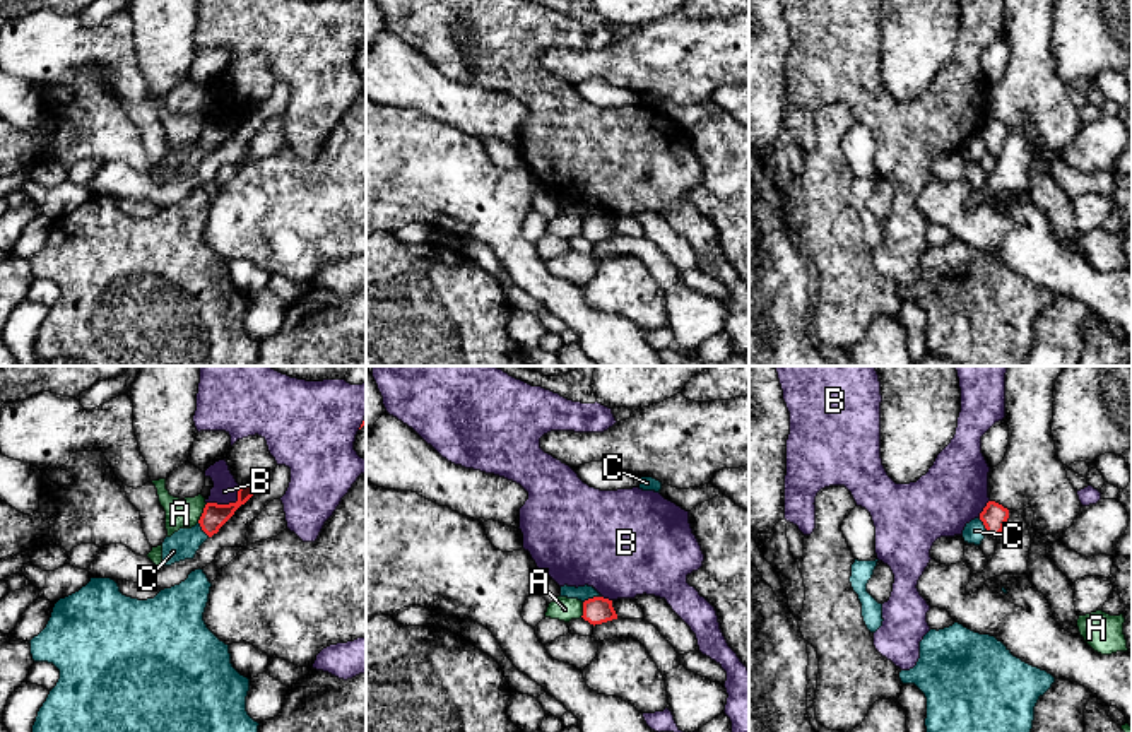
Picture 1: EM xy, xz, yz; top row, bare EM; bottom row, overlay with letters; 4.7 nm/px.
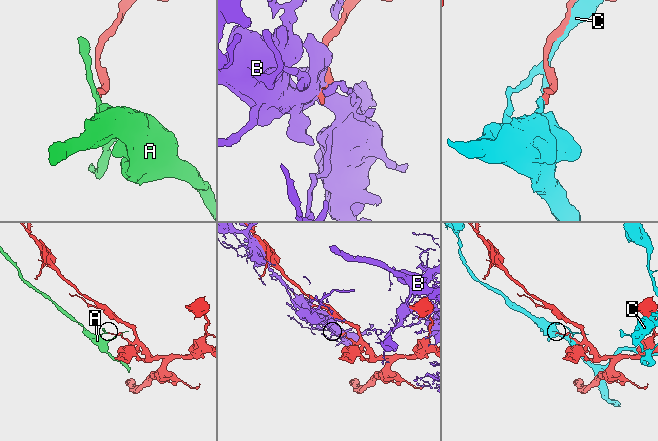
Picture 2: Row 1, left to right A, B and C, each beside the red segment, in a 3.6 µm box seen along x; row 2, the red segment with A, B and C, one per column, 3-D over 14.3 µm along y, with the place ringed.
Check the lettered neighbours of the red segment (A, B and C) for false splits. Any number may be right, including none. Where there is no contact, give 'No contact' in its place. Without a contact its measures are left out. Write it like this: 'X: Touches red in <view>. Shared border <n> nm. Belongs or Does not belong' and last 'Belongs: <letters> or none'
A: Touches red in xy. Shared border 110 nm. Does not belong
B: Touches red in xy. Shared border 180 nm. Does not belong
C: Touches red in xz. Shared border 90 nm. Does not belong
Belongs: none

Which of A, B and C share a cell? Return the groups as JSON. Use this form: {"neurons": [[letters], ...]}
{"neurons": [["A"], ["B"], ["C"]]}

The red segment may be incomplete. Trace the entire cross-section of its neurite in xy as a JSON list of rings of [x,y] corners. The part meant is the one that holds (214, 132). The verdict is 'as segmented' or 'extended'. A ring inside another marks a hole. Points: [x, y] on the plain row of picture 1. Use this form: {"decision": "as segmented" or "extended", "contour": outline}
{"decision": "as segmented", "contour": [[[245,101],[238,106],[238,118],[229,121],[207,120],[198,137],[202,147],[212,154],[219,145],[245,121],[253,111],[258,109],[256,101]]]}

